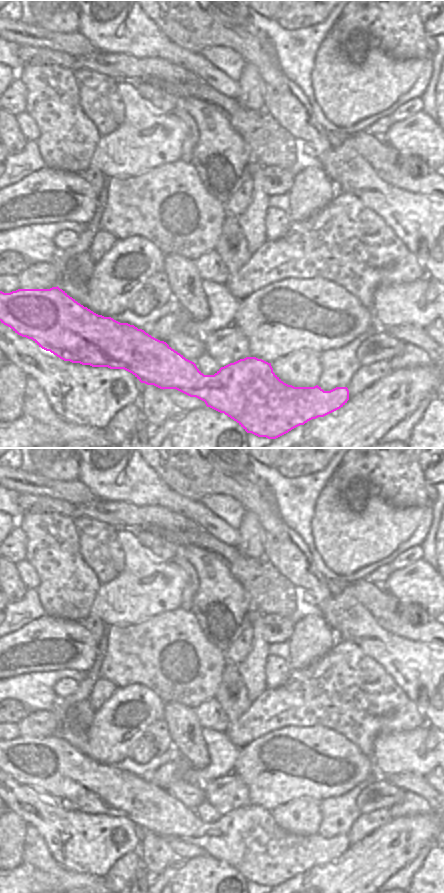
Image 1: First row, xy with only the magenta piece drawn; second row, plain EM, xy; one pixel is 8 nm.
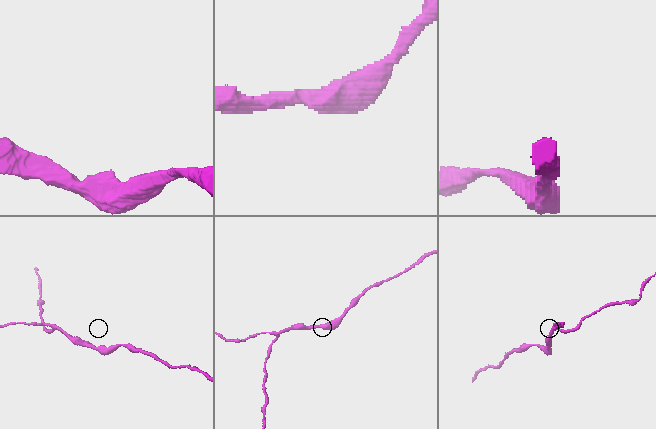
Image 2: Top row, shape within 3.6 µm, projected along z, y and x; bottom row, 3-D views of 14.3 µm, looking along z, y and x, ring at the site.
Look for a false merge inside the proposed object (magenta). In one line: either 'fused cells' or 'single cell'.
single cell

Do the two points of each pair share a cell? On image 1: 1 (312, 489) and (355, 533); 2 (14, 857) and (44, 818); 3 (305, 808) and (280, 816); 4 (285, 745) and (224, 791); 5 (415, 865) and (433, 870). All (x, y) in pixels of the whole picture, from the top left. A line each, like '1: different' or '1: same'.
1: different
2: different
3: same
4: different
5: different

